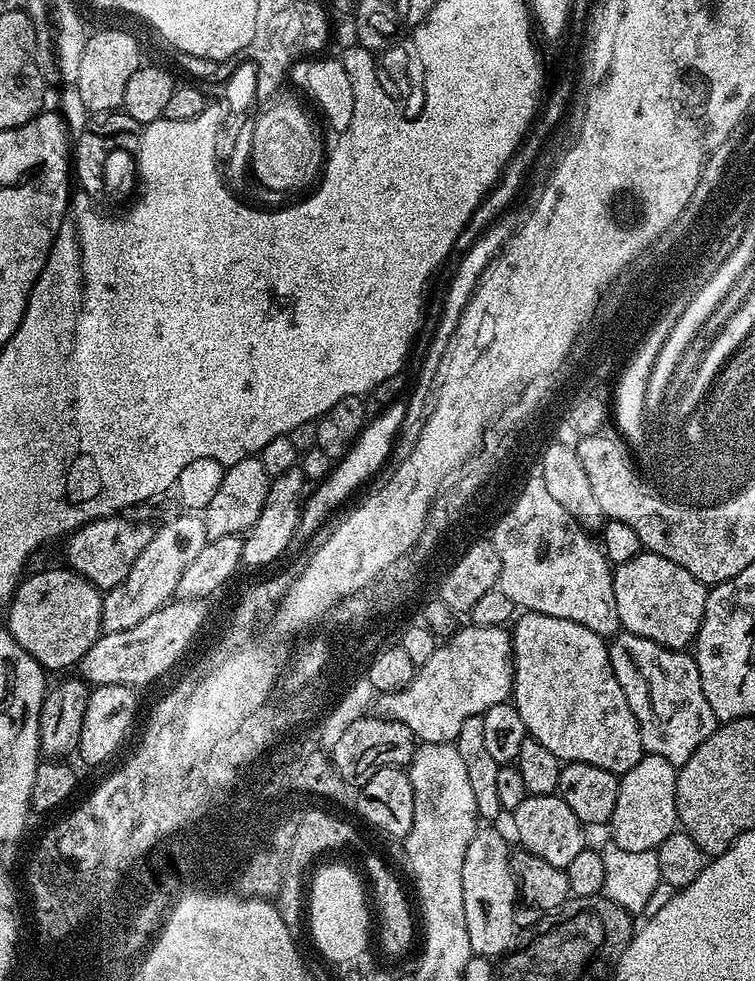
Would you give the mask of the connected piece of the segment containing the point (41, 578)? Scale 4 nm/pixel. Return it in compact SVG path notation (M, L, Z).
M67 566L25 575L6 609L7 631L45 669L79 665L82 654L102 635L102 592Z

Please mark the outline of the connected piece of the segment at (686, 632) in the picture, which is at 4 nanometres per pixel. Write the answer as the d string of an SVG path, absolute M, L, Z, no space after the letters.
M641 550L629 561L615 565L612 585L623 631L681 650L687 649L700 633L709 589L701 580L694 578L690 570L678 566L678 562Z

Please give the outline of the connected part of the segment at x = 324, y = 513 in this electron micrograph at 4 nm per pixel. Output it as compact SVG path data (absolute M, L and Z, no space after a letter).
M395 402L388 405L380 415L369 419L368 423L364 425L360 437L352 443L351 448L338 460L329 476L313 487L316 489L313 490L312 497L309 498L308 496L303 501L299 520L299 531L301 533L312 534L316 532L340 508L345 500L349 499L357 490L364 488L384 468L393 449L393 443L401 430L404 412L405 405Z

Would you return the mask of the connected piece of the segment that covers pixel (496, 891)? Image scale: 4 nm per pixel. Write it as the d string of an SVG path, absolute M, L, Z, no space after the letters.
M496 826L481 827L470 838L466 858L462 858L462 906L466 910L466 932L477 956L499 958L517 935L516 904L518 889L512 873L512 852L508 840Z

